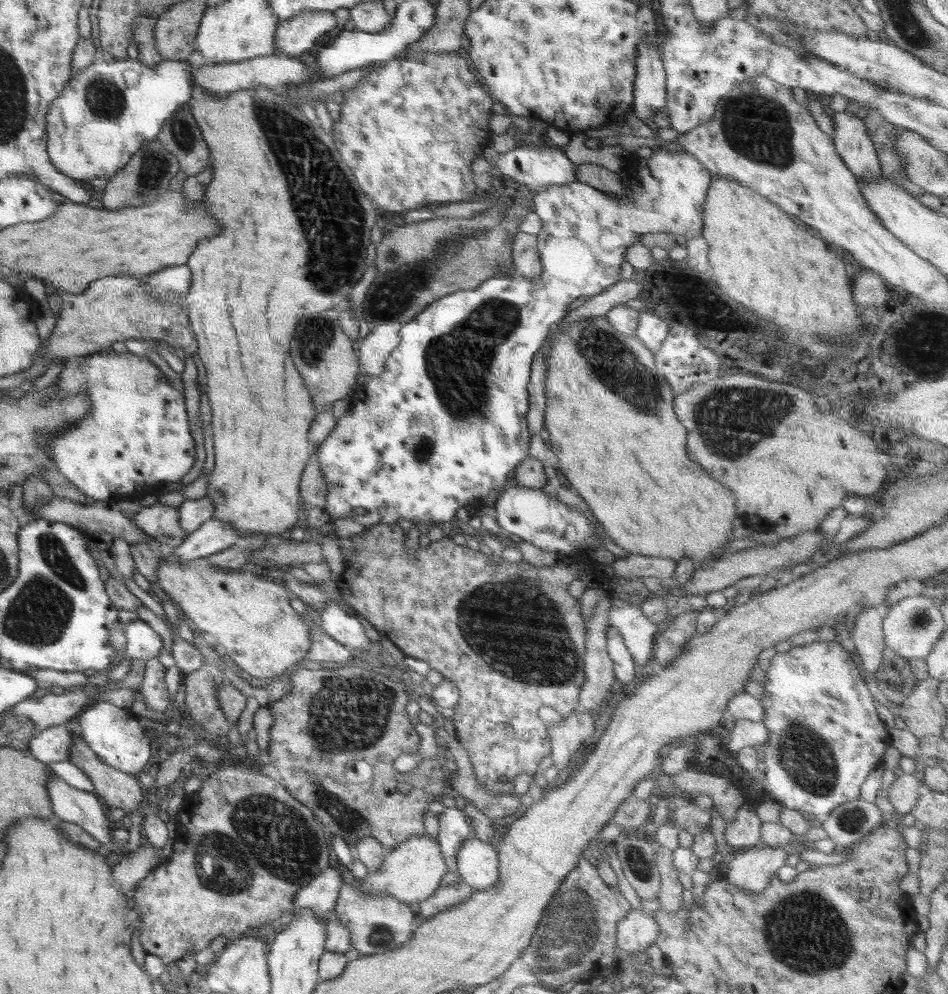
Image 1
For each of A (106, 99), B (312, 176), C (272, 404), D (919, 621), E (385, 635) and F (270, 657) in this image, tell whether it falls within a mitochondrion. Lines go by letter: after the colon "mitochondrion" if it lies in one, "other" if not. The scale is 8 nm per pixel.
A: mitochondrion
B: mitochondrion
C: other
D: mitochondrion
E: other
F: other

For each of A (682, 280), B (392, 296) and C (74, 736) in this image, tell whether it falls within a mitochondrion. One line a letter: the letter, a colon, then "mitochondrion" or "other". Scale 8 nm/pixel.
A: other
B: mitochondrion
C: other

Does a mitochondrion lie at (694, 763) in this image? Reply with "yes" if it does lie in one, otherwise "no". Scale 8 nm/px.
no

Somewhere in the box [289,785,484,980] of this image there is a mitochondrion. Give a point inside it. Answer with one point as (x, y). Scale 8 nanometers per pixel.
(382, 936)

